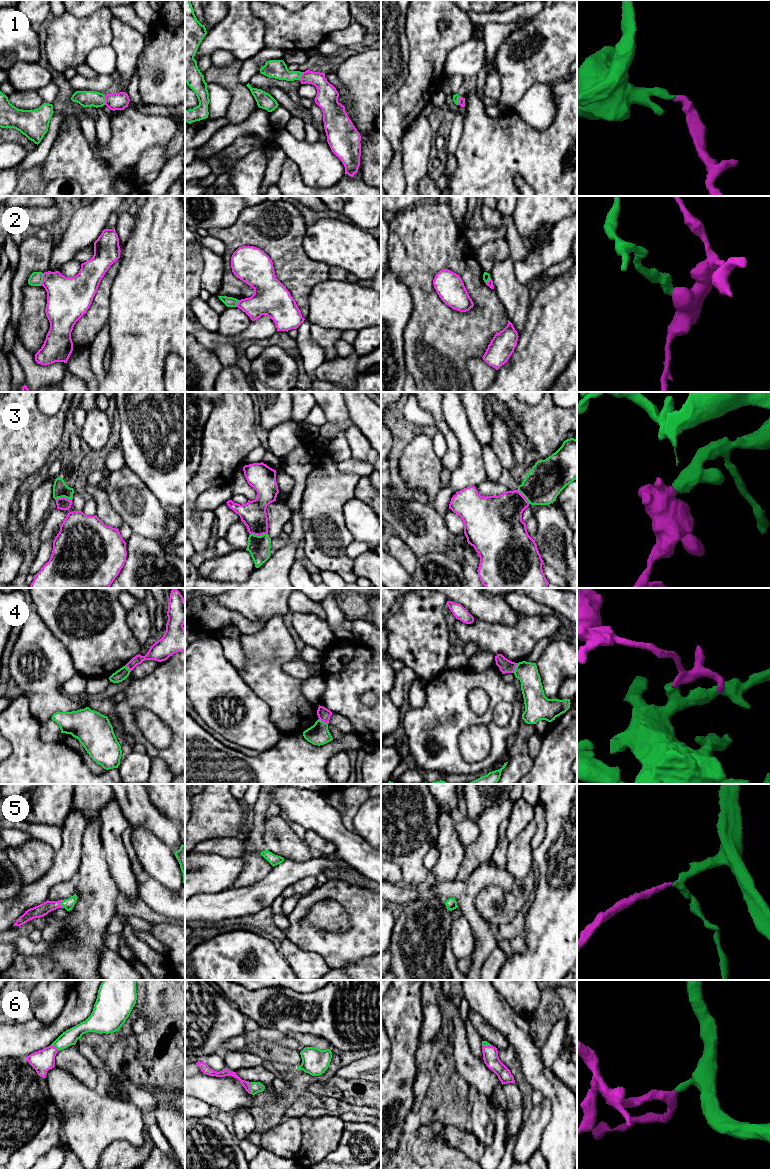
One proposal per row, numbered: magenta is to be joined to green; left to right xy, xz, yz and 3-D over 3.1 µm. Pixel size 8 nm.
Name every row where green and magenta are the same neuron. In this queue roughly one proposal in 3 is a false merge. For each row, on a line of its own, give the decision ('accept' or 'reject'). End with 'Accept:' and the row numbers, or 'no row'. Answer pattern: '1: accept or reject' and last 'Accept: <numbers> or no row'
1: accept
2: reject
3: accept
4: reject
5: accept
6: accept
Accept: 1, 3, 5, 6

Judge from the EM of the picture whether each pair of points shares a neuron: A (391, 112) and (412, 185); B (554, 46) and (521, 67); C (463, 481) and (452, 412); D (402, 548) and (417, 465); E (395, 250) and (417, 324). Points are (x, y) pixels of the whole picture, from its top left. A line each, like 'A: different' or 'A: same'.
A: different
B: same
C: same
D: different
E: same

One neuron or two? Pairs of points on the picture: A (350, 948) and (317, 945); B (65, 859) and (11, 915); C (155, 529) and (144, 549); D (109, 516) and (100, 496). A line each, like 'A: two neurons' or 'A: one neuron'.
A: one neuron
B: one neuron
C: two neurons
D: one neuron

